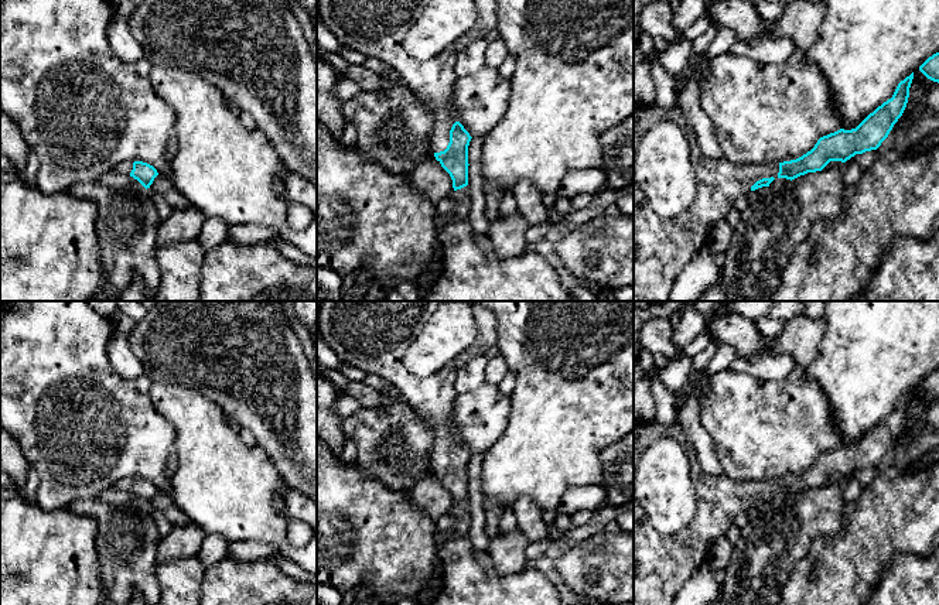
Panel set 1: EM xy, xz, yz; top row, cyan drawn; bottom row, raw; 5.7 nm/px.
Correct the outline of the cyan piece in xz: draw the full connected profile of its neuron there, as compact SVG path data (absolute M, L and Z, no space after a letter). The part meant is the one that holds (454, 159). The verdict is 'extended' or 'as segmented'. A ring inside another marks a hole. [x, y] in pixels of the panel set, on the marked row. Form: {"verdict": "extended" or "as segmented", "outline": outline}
{"verdict": "extended", "outline": "M318 0L318 17L335 35L342 47L376 58L392 69L409 85L428 107L434 117L433 151L436 160L450 174L454 191L468 185L468 146L470 133L457 122L453 107L453 85L458 78L454 65L457 55L468 44L495 30L498 25L498 6L495 0L474 0L478 17L474 27L445 51L434 58L419 61L403 48L403 40L412 24L421 16L430 0Z"}

